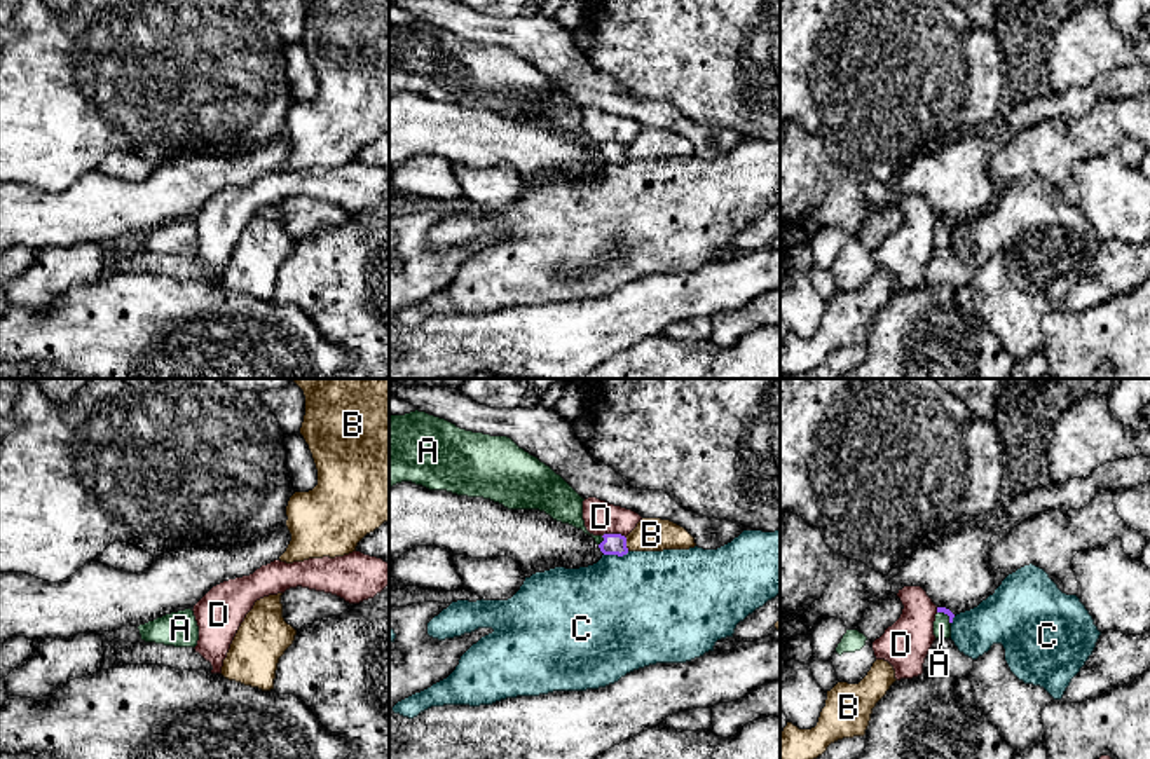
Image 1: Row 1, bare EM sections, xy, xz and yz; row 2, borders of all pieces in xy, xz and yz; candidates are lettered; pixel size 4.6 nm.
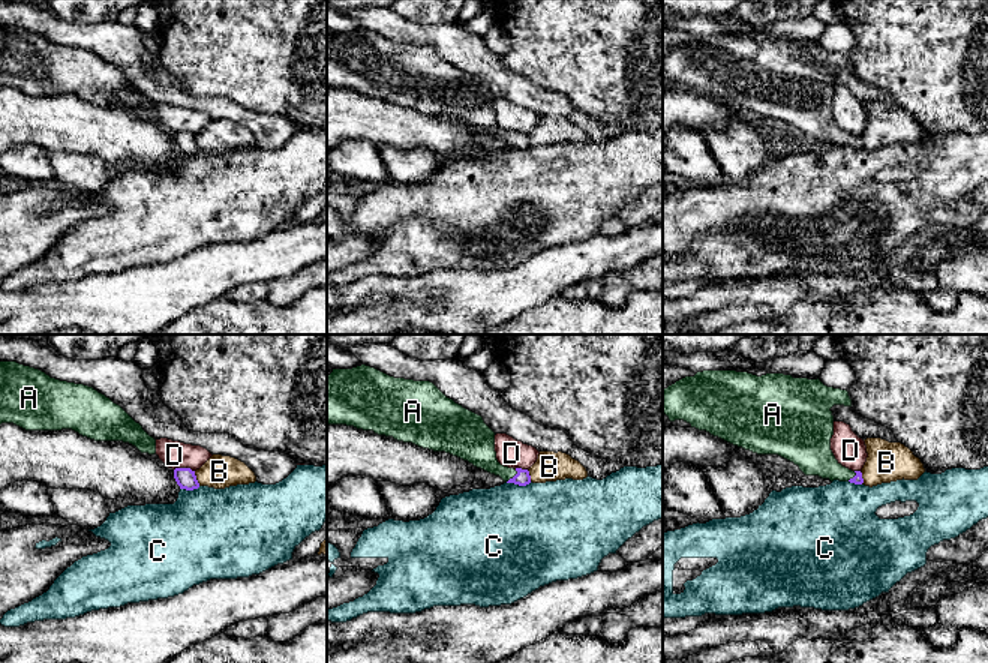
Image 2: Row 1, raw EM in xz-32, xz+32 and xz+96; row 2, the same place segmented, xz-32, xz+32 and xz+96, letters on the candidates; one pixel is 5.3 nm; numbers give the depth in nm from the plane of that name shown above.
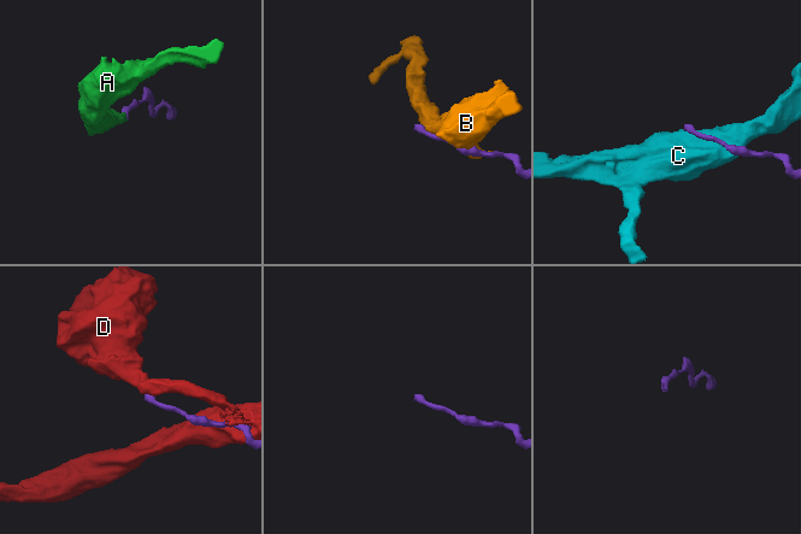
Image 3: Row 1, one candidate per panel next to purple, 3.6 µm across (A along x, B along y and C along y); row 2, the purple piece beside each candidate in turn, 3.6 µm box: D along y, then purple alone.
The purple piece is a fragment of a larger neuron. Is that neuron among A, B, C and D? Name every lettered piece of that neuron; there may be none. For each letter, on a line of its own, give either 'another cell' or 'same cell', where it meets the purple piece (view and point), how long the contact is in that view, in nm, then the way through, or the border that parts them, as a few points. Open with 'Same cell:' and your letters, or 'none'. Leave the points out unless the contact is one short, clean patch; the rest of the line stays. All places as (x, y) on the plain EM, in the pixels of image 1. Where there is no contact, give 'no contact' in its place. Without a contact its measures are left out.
Same cell: A
A: same cell | xz (602, 150) | 50 nm | across xz (613, 152), (602, 150), (594, 147), (564, 114)
B: another cell | xz (625, 154) | 70 nm
C: another cell | xz (616, 163) | 120 nm
D: another cell | xz (615, 143) | 110 nm

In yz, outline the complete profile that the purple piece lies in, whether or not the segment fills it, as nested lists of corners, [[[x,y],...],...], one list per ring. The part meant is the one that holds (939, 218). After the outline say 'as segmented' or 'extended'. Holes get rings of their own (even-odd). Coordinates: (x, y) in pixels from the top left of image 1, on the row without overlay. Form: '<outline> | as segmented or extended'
[[[937,216],[935,230],[934,230],[934,244],[939,250],[951,246],[951,232],[955,223],[946,216]]] | extended

